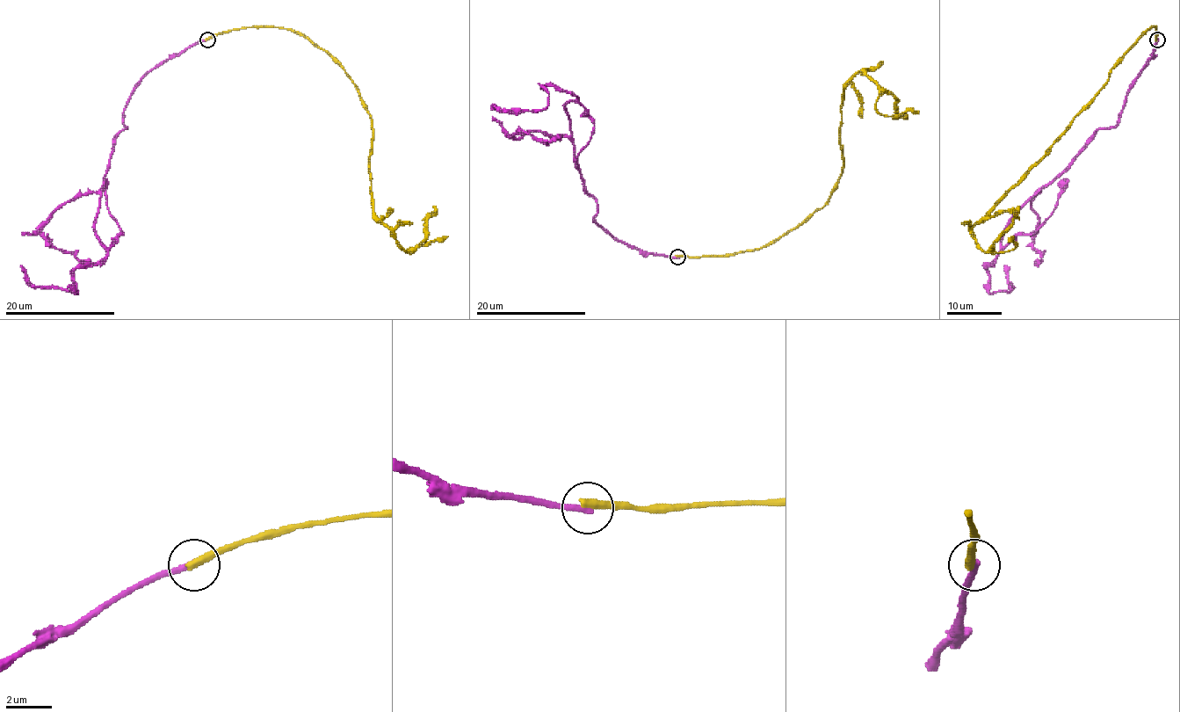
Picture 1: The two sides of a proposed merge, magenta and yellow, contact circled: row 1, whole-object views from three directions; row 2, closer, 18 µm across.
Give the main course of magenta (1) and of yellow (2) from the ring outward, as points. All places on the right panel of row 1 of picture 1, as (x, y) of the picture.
1: (1156, 39), (1119, 122), (1093, 134), (1005, 228), (986, 268), (990, 293), (1009, 291), (1005, 265)
2: (1156, 39), (1151, 27), (1051, 149), (973, 228), (986, 253), (1009, 251), (1017, 246), (1014, 236)

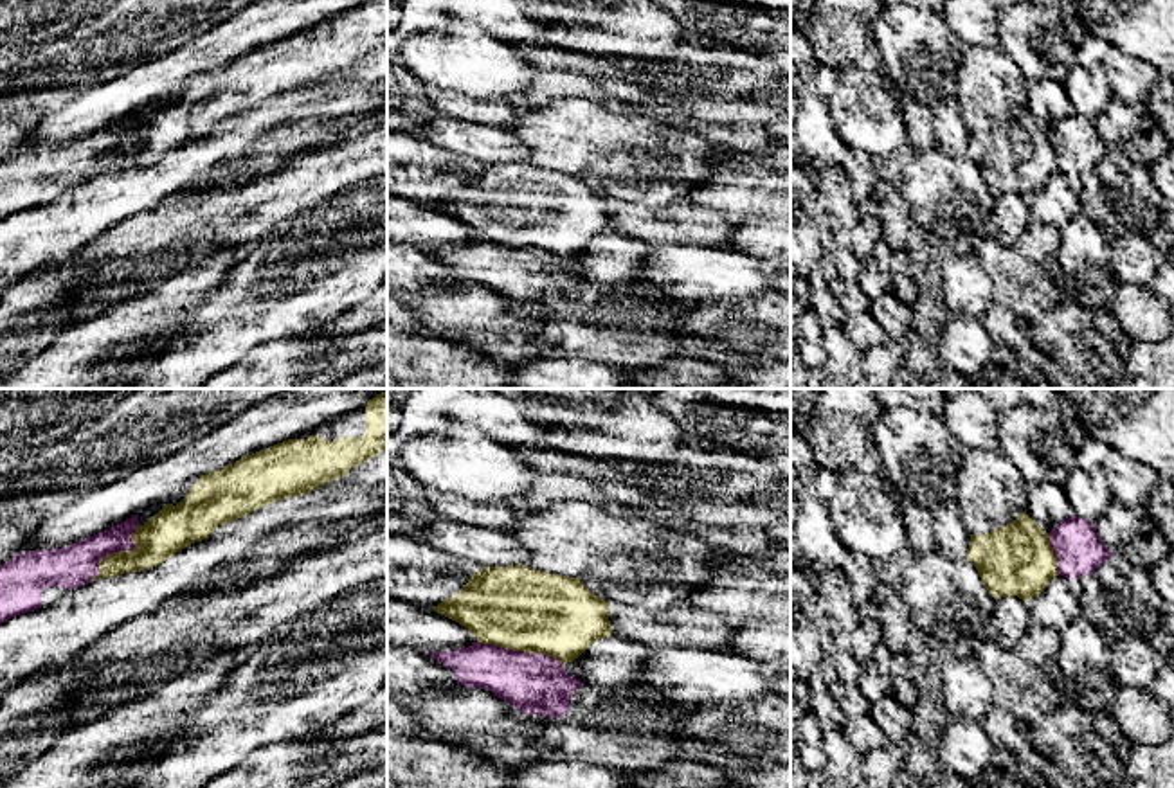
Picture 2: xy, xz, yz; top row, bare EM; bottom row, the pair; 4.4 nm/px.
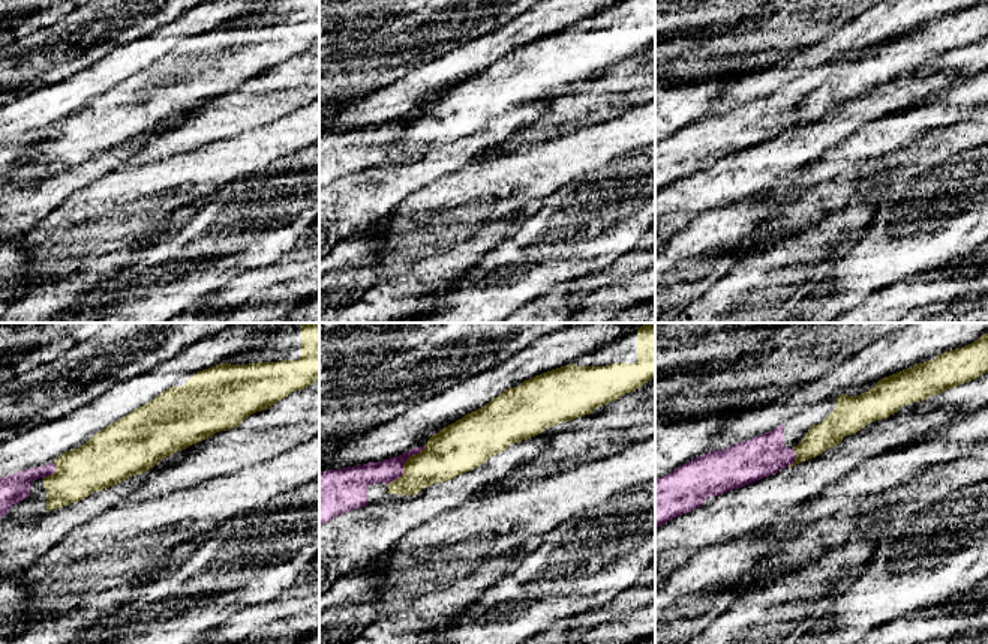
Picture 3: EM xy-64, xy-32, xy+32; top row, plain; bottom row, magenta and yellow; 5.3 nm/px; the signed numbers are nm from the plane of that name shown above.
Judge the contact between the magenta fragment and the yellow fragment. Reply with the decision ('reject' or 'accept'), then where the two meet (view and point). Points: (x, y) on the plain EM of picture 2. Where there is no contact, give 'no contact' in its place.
reject; meets magenta in xz at (521, 249)

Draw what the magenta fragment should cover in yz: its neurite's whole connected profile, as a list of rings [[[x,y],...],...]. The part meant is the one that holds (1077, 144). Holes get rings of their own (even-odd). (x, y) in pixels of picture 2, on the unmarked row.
[[[1073,112],[1048,130],[1050,142],[1057,155],[1057,167],[1066,176],[1080,176],[1093,171],[1111,155],[1093,119]]]

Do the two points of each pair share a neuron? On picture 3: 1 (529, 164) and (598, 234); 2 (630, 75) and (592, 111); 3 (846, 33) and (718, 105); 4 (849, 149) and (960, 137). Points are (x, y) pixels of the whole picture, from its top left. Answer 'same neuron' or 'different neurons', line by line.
1: different neurons
2: same neuron
3: same neuron
4: different neurons

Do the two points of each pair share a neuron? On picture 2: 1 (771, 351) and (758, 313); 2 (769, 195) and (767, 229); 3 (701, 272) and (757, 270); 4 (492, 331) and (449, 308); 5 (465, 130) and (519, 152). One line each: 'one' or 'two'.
1: one
2: two
3: one
4: one
5: one

